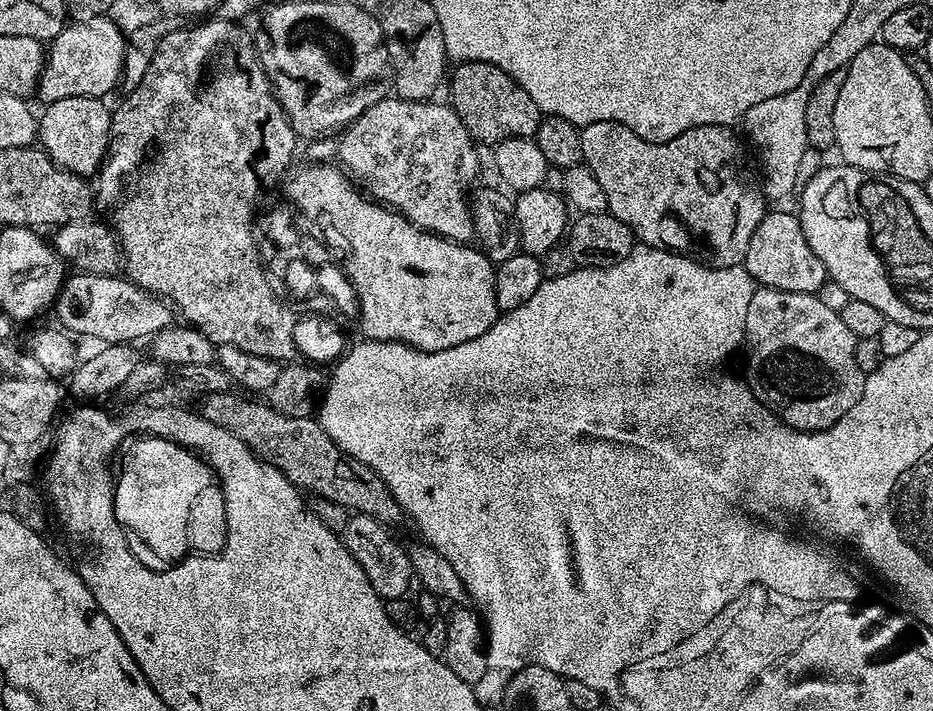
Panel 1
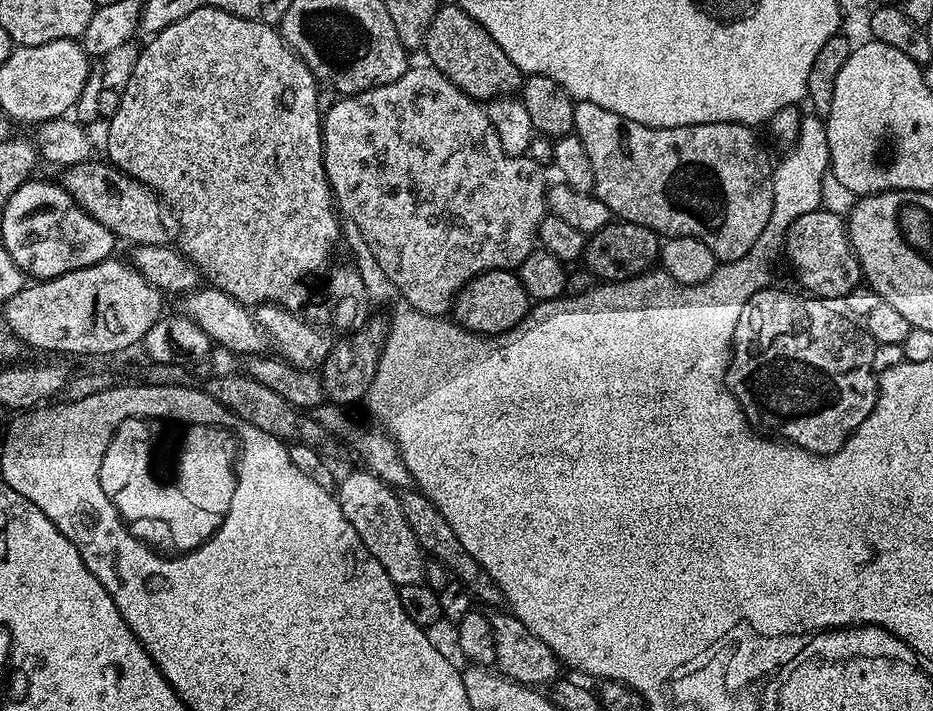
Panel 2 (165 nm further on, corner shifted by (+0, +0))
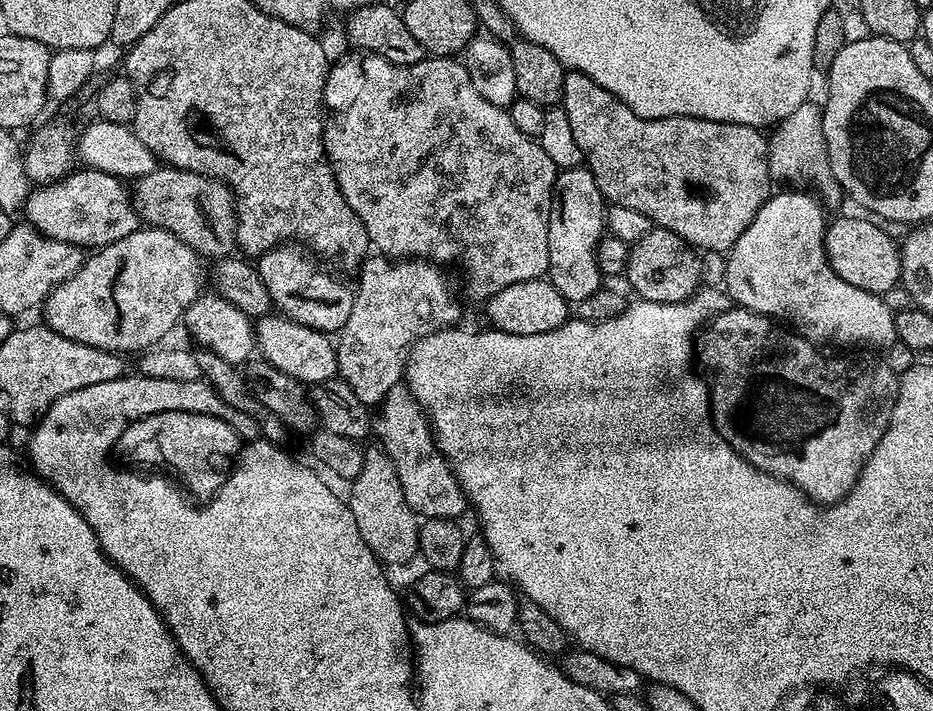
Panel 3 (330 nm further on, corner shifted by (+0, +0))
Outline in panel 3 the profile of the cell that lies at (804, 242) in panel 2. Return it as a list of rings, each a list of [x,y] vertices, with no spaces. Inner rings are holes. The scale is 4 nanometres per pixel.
[[[840,216],[833,224],[831,221],[824,229],[824,249],[842,282],[850,282],[858,290],[883,294],[900,284],[900,250],[897,241],[892,241],[875,219],[860,216]]]

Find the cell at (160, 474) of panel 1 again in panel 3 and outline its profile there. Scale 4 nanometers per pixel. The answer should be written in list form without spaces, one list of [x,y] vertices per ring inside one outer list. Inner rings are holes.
[[[181,411],[155,412],[149,416],[141,416],[139,420],[131,421],[124,429],[118,441],[118,448],[128,456],[137,456],[140,460],[148,459],[152,464],[161,464],[165,468],[163,471],[173,481],[183,485],[189,493],[193,492],[193,497],[211,498],[228,480],[228,475],[234,467],[232,459],[235,456],[237,459],[242,452],[239,434],[222,416]]]

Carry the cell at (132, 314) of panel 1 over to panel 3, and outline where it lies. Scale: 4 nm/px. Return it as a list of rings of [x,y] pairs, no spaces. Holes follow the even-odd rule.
[[[269,314],[259,317],[254,324],[255,347],[259,355],[282,374],[300,380],[306,386],[324,386],[338,376],[336,346],[333,337],[310,326],[302,326],[287,316]]]

